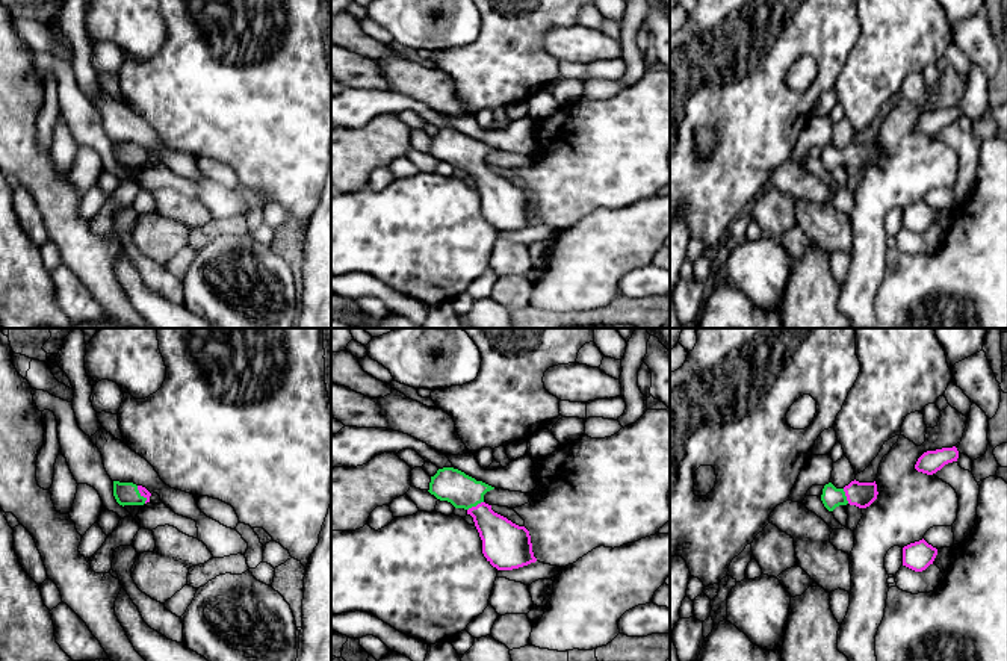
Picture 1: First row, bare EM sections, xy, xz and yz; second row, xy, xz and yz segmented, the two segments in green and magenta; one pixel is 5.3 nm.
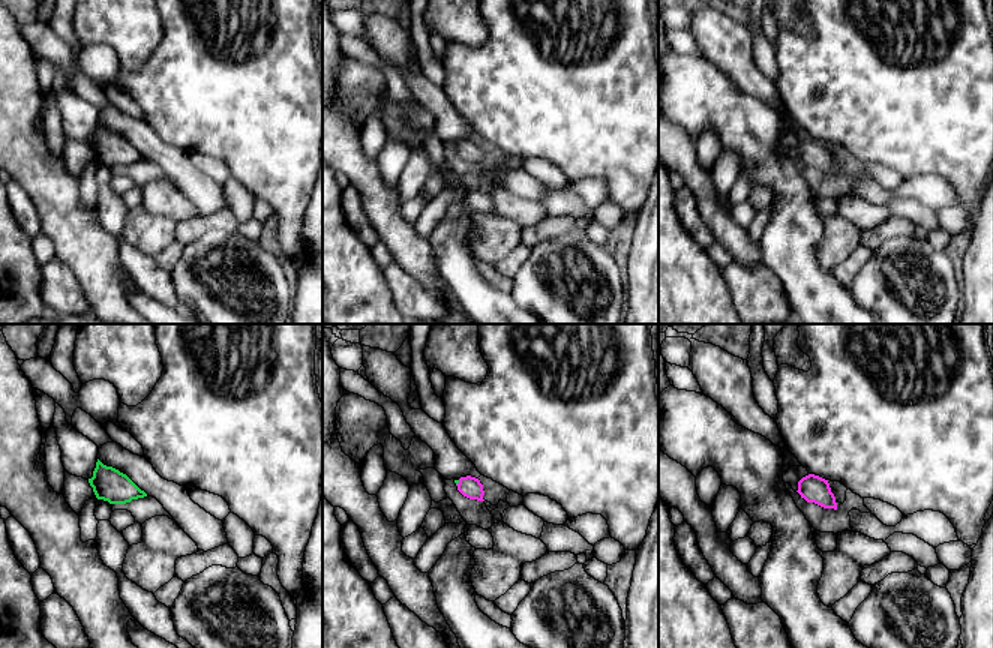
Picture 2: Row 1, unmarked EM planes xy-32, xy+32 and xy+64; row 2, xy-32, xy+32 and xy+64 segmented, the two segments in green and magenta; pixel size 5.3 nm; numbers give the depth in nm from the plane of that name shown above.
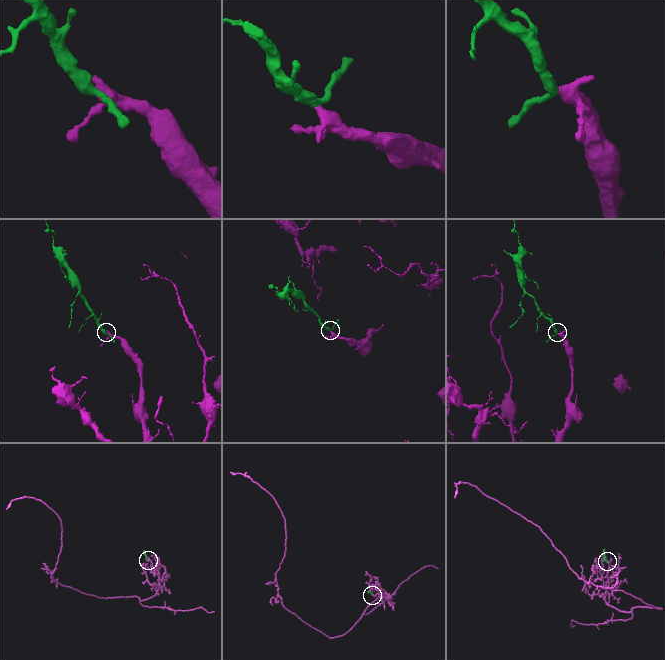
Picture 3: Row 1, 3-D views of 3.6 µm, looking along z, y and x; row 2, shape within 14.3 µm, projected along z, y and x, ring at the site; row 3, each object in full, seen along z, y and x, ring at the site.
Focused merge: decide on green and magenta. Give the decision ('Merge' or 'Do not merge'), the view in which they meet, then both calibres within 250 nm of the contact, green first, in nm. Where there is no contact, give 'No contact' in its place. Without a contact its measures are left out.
Merge. Touches green in xz. Thickness 180 nm (green) against 220 nm

